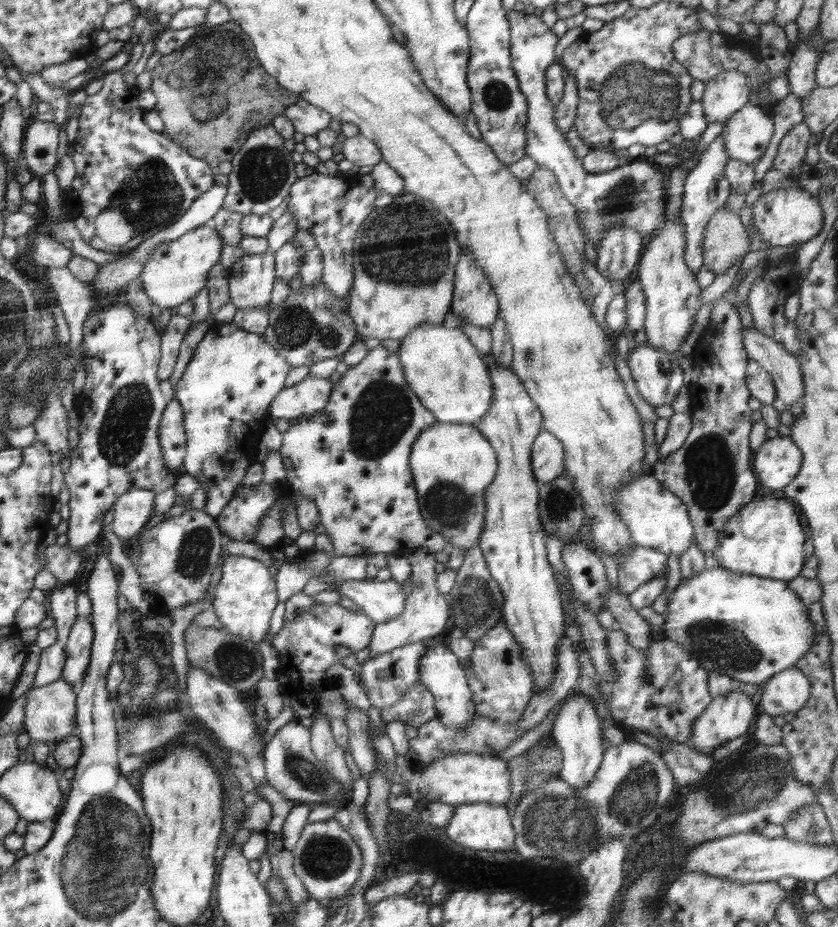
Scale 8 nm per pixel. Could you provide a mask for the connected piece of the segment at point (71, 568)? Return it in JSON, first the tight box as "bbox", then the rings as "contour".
{"bbox":[44,545,81,586],"contour":[[[52,545],[44,551],[46,564],[44,569],[54,573],[58,579],[58,586],[68,585],[76,577],[80,564],[81,552],[72,552],[67,546]]]}

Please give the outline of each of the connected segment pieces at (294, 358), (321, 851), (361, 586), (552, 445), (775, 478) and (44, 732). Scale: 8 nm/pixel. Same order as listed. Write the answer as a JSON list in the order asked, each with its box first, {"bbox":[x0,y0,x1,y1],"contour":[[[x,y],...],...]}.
[{"bbox":[264,281,359,367],"contour":[[[322,281],[312,286],[302,285],[298,292],[291,292],[284,302],[270,307],[264,338],[292,367],[310,367],[320,360],[341,357],[359,340],[348,304],[347,298],[333,295]]]},{"bbox":[291,817,364,902],"contour":[[[334,817],[308,823],[291,852],[296,876],[302,881],[309,896],[320,902],[345,896],[353,888],[364,865],[362,850]]]},{"bbox":[316,569,408,624],"contour":[[[322,569],[320,575],[316,575],[316,578],[322,578],[324,584],[330,584],[334,586],[334,590],[339,594],[344,594],[346,598],[353,600],[357,606],[359,606],[361,612],[369,616],[374,624],[380,624],[384,621],[395,619],[404,611],[404,605],[406,605],[406,599],[408,596],[402,592],[402,586],[392,578],[387,581],[379,581],[378,579],[340,579],[336,577],[334,573],[328,573],[328,569]]]},{"bbox":[531,429,564,485],"contour":[[[543,429],[532,444],[531,466],[540,485],[560,477],[564,469],[564,450],[560,440]]]},{"bbox":[753,437,803,490],"contour":[[[773,437],[754,456],[753,471],[766,488],[783,490],[796,478],[803,464],[800,448],[789,437]]]},{"bbox":[24,679,76,745],"contour":[[[59,679],[57,682],[28,689],[26,695],[26,710],[24,710],[24,729],[31,739],[53,745],[55,740],[66,739],[66,736],[76,728],[76,692],[68,681]]]}]

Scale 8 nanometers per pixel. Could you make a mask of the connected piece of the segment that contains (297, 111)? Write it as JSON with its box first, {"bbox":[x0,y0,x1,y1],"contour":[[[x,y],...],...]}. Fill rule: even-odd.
{"bbox":[284,98,331,136],"contour":[[[300,98],[286,108],[284,114],[300,134],[312,136],[330,124],[331,114]]]}

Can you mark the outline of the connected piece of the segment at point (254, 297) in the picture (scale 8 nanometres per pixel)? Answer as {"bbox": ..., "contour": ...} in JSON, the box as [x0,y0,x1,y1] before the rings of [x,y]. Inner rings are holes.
{"bbox":[228,253,276,308],"contour":[[[275,253],[245,254],[228,274],[228,294],[236,308],[268,306],[276,279]]]}

